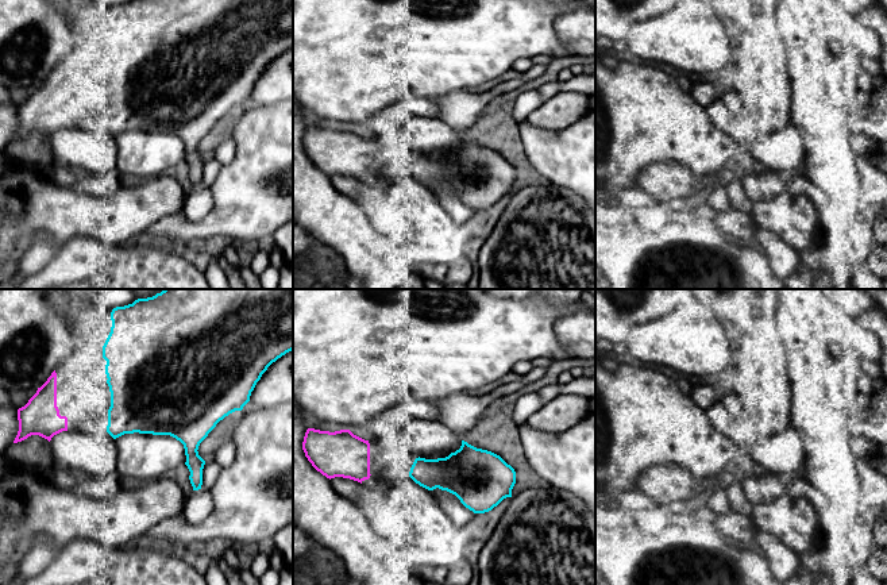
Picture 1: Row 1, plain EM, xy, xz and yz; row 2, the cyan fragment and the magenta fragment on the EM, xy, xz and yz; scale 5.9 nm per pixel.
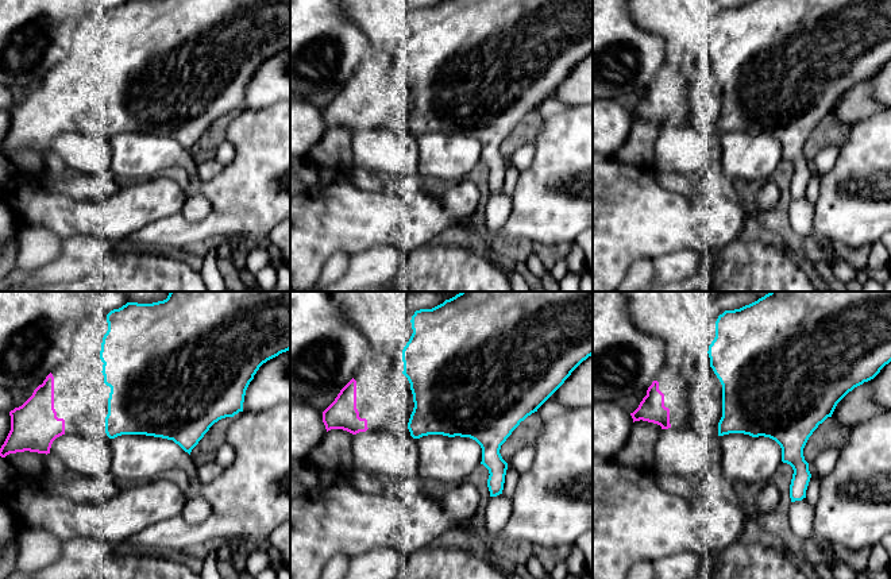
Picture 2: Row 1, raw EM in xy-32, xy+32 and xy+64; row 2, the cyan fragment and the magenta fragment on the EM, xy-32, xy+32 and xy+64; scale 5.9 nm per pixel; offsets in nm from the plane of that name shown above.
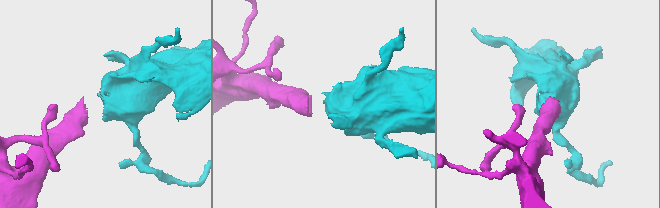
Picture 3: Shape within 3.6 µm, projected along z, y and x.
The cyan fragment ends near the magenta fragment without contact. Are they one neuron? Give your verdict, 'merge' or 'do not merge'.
merge

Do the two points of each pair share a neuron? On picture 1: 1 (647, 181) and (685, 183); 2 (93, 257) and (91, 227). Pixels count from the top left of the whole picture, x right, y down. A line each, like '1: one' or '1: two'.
1: one
2: two

